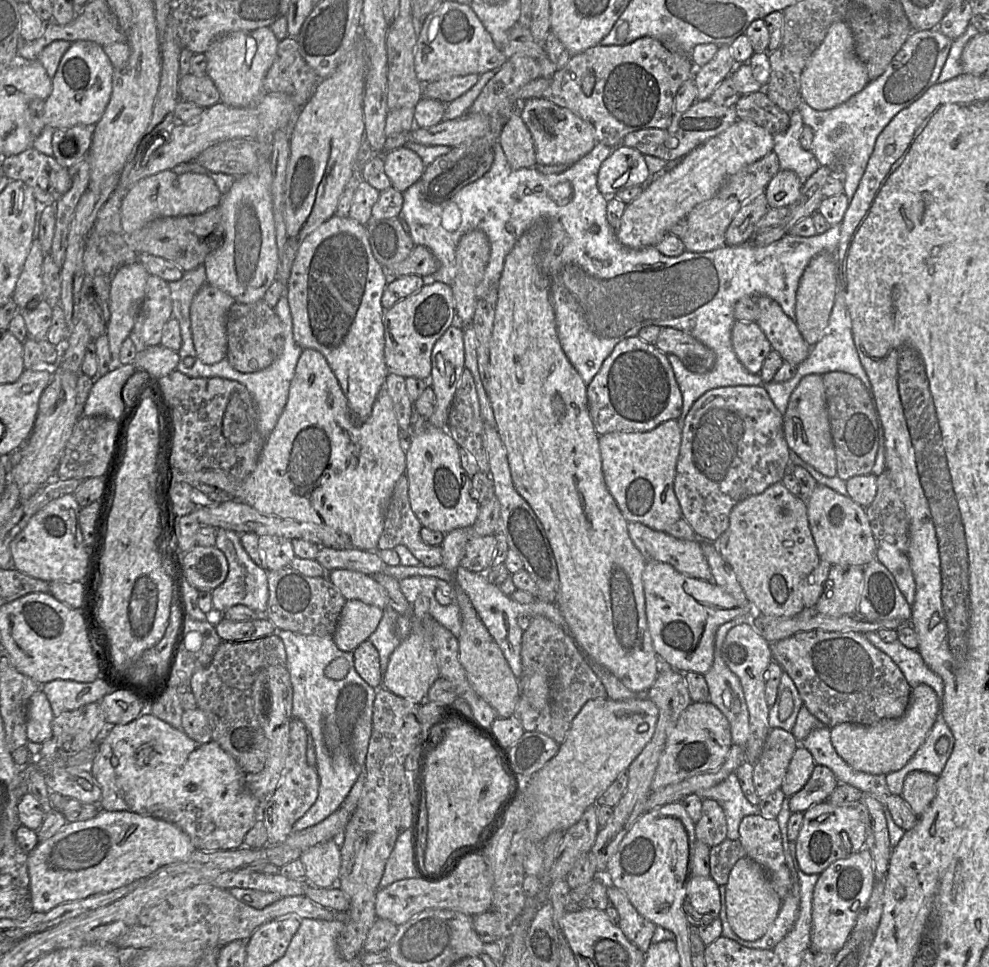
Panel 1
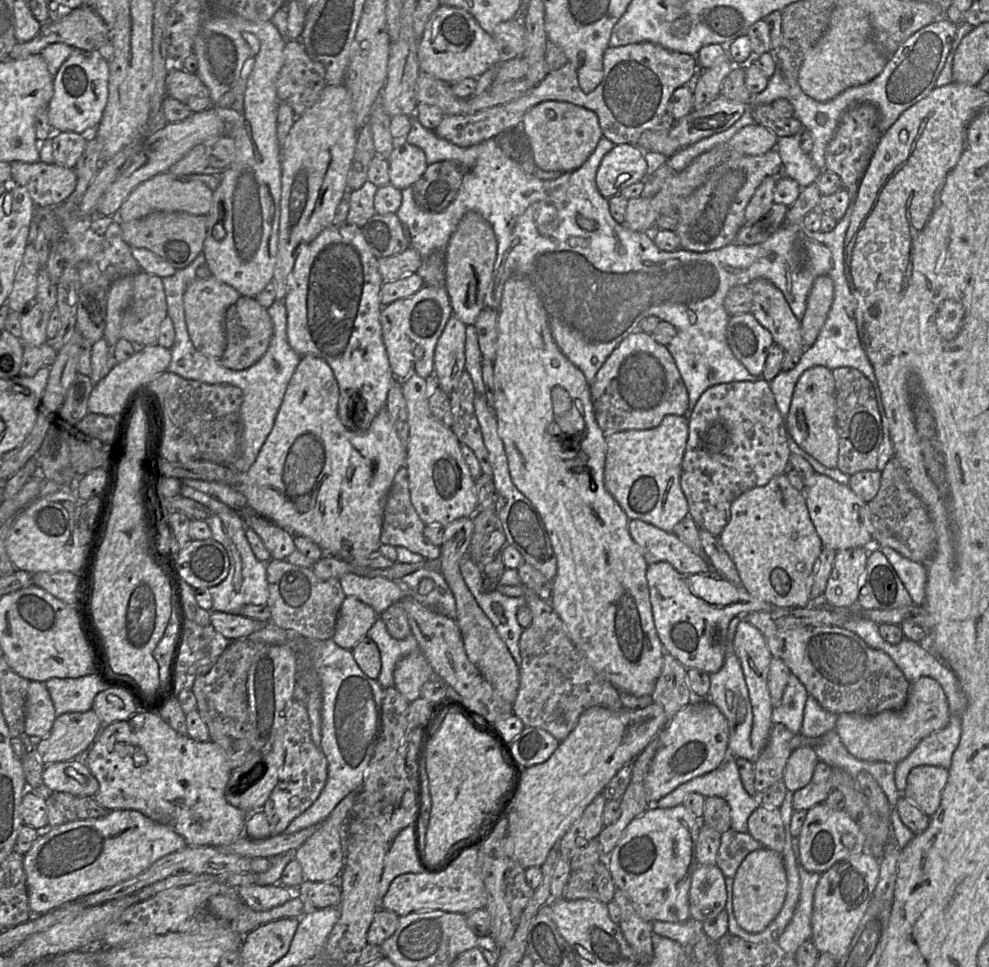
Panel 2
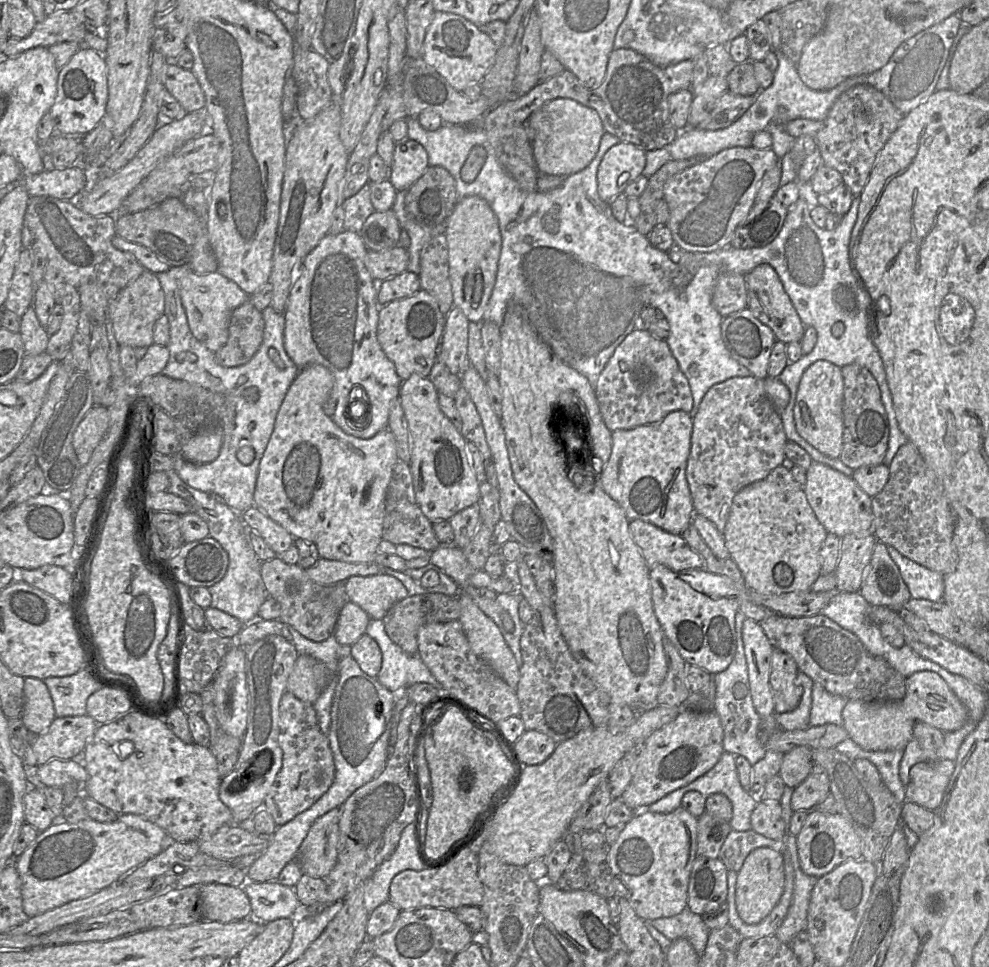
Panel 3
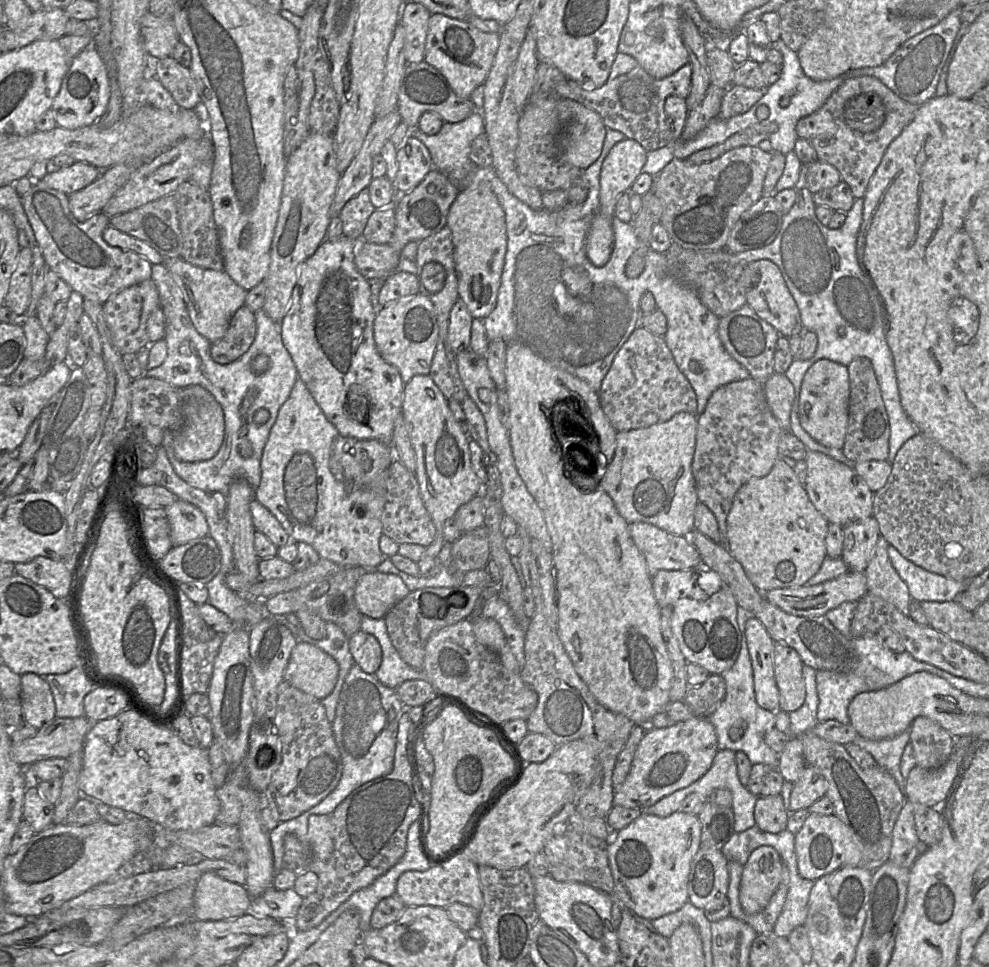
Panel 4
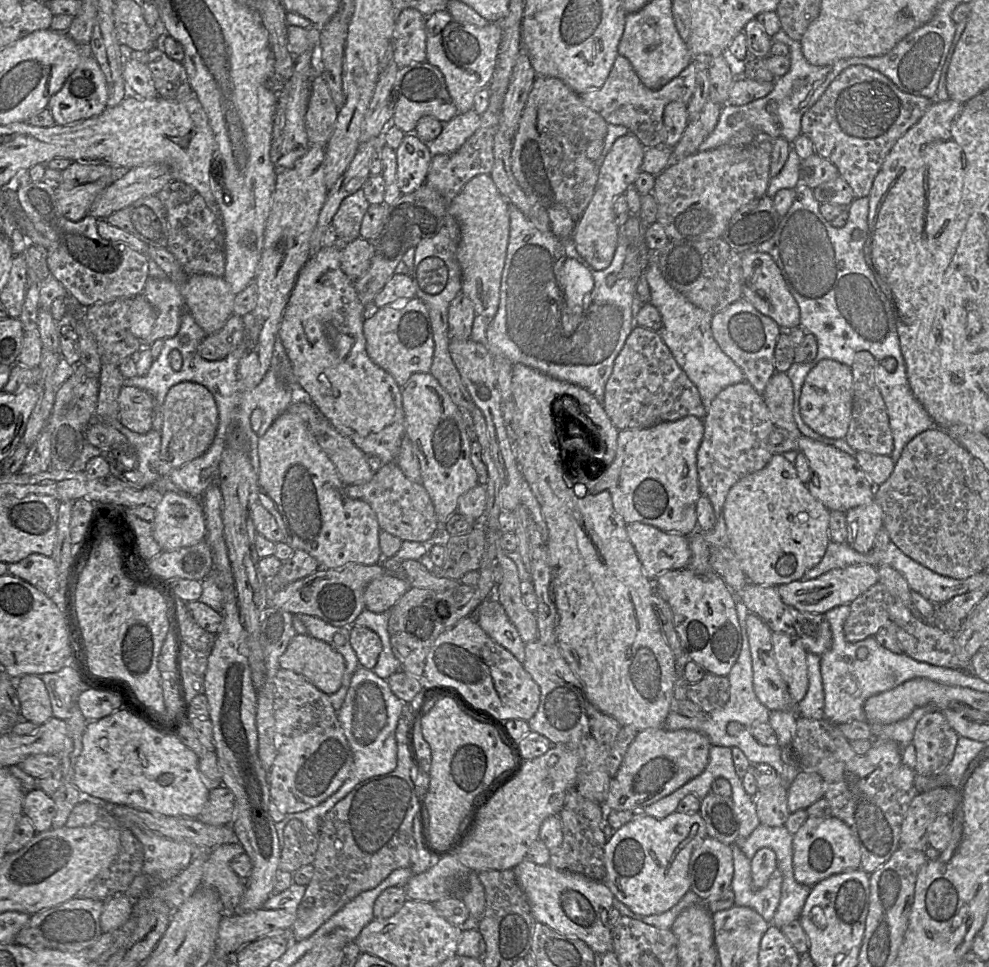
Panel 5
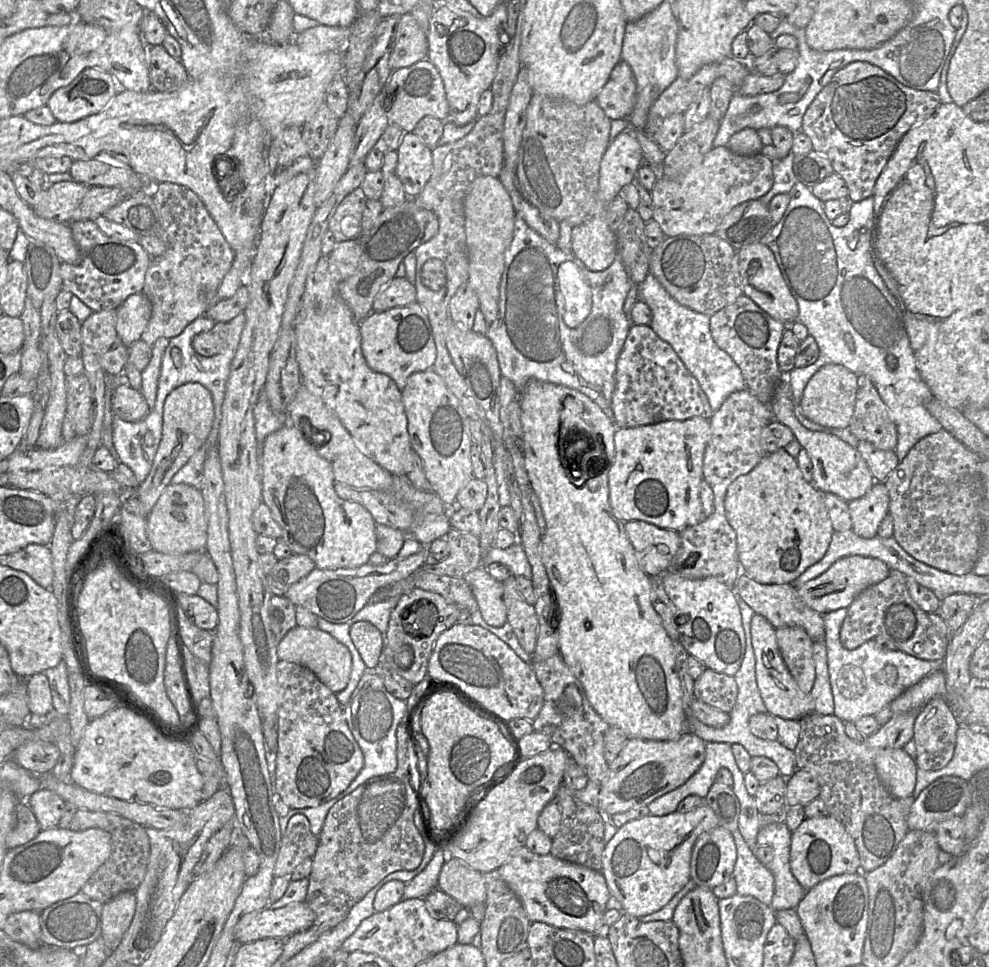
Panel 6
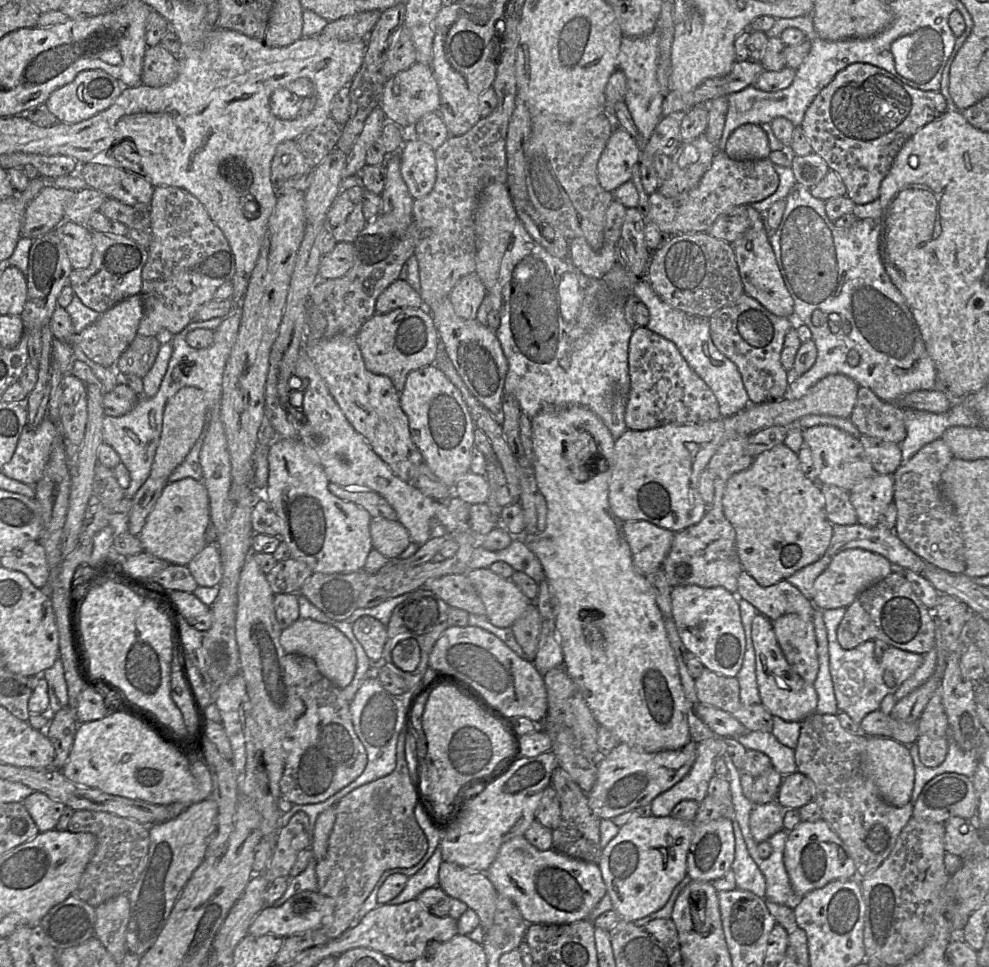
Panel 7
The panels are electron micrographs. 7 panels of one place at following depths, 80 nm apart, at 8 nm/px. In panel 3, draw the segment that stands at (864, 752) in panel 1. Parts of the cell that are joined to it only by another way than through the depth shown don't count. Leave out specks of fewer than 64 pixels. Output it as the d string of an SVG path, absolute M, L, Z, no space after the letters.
M919 671L905 680L906 694L901 700L865 702L849 700L842 711L843 727L861 748L869 751L905 749L913 739L917 722L925 722L943 732L960 729L967 720L967 709L947 682L932 671Z

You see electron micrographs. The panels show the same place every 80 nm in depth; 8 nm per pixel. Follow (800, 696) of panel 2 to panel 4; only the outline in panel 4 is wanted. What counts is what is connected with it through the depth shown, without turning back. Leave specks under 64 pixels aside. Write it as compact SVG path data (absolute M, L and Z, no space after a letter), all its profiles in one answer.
M803 666L802 670L806 697L803 705L793 711L776 711L775 728L781 732L789 733L791 736L802 735L818 724L817 710L819 705L819 697L816 688L817 671L810 666Z

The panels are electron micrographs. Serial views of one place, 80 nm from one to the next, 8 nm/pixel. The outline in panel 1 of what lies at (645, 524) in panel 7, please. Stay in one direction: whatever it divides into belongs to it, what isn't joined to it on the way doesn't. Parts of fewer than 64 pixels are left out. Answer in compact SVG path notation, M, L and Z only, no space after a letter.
M628 521L627 528L632 541L646 561L666 562L687 576L711 580L702 542L697 537L676 538L637 521Z

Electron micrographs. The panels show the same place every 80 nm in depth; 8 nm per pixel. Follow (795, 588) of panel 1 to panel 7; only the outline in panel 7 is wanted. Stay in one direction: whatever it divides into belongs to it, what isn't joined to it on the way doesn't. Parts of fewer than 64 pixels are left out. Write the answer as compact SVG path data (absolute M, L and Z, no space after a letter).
M784 443L755 457L750 467L729 478L722 507L735 531L742 570L762 587L786 580L817 561L832 537L833 525L826 516L820 484L805 477L797 453Z

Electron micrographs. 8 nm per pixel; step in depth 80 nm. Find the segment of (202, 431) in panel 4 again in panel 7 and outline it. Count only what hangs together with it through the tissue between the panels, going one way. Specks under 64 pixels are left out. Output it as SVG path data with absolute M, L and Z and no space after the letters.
M194 386L181 388L174 396L168 399L163 414L163 426L160 441L151 466L150 474L144 484L132 498L132 507L129 514L129 532L138 536L146 518L160 497L168 478L174 469L185 459L205 425L207 406L203 392Z

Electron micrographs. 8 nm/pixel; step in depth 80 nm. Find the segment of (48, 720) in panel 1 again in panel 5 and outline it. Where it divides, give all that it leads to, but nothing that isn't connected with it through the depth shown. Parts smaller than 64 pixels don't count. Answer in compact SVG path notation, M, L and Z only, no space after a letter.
M39 676L20 677L16 681L16 690L20 701L21 719L42 725L53 717L48 691Z

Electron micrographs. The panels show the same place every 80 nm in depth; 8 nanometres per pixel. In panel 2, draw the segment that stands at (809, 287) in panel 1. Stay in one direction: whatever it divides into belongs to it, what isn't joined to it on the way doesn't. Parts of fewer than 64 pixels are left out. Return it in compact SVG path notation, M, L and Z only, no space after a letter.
M826 275L818 276L807 297L805 313L800 320L804 349L817 339L834 299L833 281Z

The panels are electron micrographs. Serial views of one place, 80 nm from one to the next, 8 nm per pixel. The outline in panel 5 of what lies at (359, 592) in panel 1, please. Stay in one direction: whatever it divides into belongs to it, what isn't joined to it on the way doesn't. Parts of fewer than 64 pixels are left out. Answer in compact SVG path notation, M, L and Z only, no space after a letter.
M380 576L372 580L364 590L365 609L374 613L389 611L409 588L406 579L401 576Z

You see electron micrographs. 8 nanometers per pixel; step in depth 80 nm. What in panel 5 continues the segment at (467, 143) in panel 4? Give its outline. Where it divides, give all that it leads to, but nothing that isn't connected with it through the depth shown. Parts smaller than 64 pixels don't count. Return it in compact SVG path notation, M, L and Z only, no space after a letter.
M475 109L457 114L453 119L443 123L440 135L430 142L425 142L432 154L451 154L474 134L480 125L481 115Z

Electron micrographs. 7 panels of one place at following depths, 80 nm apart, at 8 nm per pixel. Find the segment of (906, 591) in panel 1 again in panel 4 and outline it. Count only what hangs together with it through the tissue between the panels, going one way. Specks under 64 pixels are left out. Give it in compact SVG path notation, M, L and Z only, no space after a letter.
M889 544L888 557L894 569L906 583L912 599L921 601L954 601L966 589L966 581L957 581L917 566L904 558Z

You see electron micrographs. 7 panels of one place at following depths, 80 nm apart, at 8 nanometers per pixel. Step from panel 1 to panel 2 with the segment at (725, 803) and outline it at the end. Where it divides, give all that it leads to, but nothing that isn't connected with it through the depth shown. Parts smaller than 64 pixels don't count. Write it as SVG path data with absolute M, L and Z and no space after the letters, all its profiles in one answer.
M728 754L727 758L719 767L707 774L695 777L692 780L679 785L669 794L660 799L657 803L651 804L650 806L655 806L658 808L672 808L681 805L686 796L690 793L698 793L705 798L713 796L721 797L729 804L731 809L730 829L739 833L747 832L748 818L751 813L760 805L760 803L758 801L758 795L756 797L752 797L744 789L738 767L736 765L736 758L737 757Z

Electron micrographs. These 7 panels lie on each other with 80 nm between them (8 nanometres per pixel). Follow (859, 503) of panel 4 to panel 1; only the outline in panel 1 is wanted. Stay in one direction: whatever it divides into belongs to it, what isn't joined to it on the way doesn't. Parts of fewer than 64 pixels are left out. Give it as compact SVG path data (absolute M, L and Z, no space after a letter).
M817 484L806 505L810 530L821 561L838 566L865 567L876 559L877 541L866 508L822 484Z

